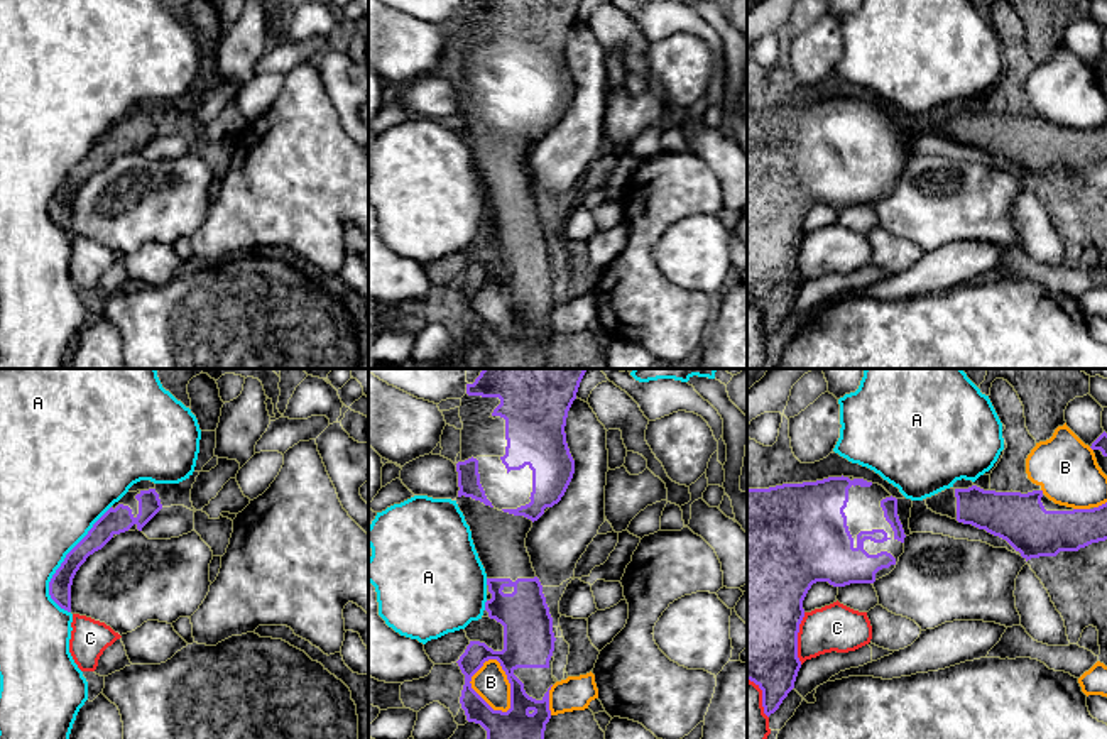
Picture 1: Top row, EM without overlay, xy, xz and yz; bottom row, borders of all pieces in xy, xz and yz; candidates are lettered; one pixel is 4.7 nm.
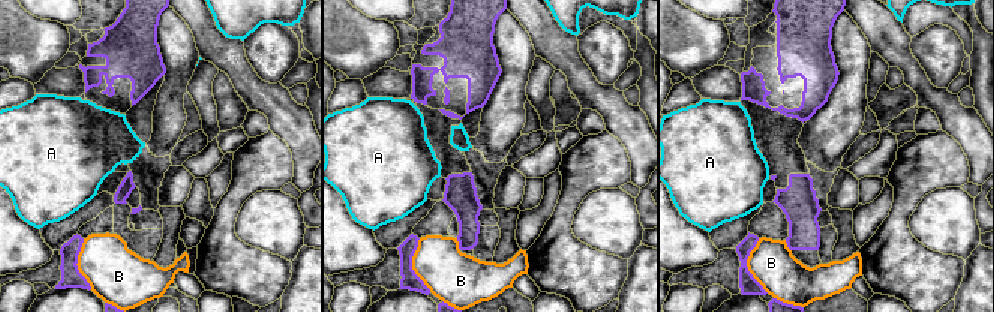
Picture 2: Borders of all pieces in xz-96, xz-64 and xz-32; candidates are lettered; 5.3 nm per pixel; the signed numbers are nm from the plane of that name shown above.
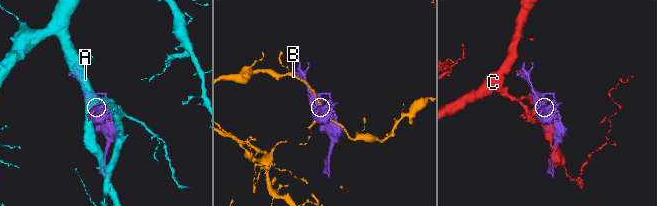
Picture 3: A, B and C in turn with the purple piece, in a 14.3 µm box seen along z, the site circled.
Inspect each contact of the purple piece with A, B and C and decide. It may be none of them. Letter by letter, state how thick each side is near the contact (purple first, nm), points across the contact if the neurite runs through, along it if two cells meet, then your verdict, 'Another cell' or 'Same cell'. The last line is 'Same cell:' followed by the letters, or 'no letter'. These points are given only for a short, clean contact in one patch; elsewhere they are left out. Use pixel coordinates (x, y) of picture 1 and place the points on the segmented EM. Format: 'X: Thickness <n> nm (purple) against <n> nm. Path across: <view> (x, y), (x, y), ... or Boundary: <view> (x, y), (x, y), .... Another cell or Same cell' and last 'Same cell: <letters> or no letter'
A: Thickness 110 nm (purple) against 420 nm. Another cell
B: Thickness 240 nm (purple) against 160 nm. Another cell
C: Thickness 500 nm (purple) against 220 nm. Another cell
Same cell: no letter

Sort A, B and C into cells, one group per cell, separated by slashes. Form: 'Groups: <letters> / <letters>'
Groups: A / B / C

